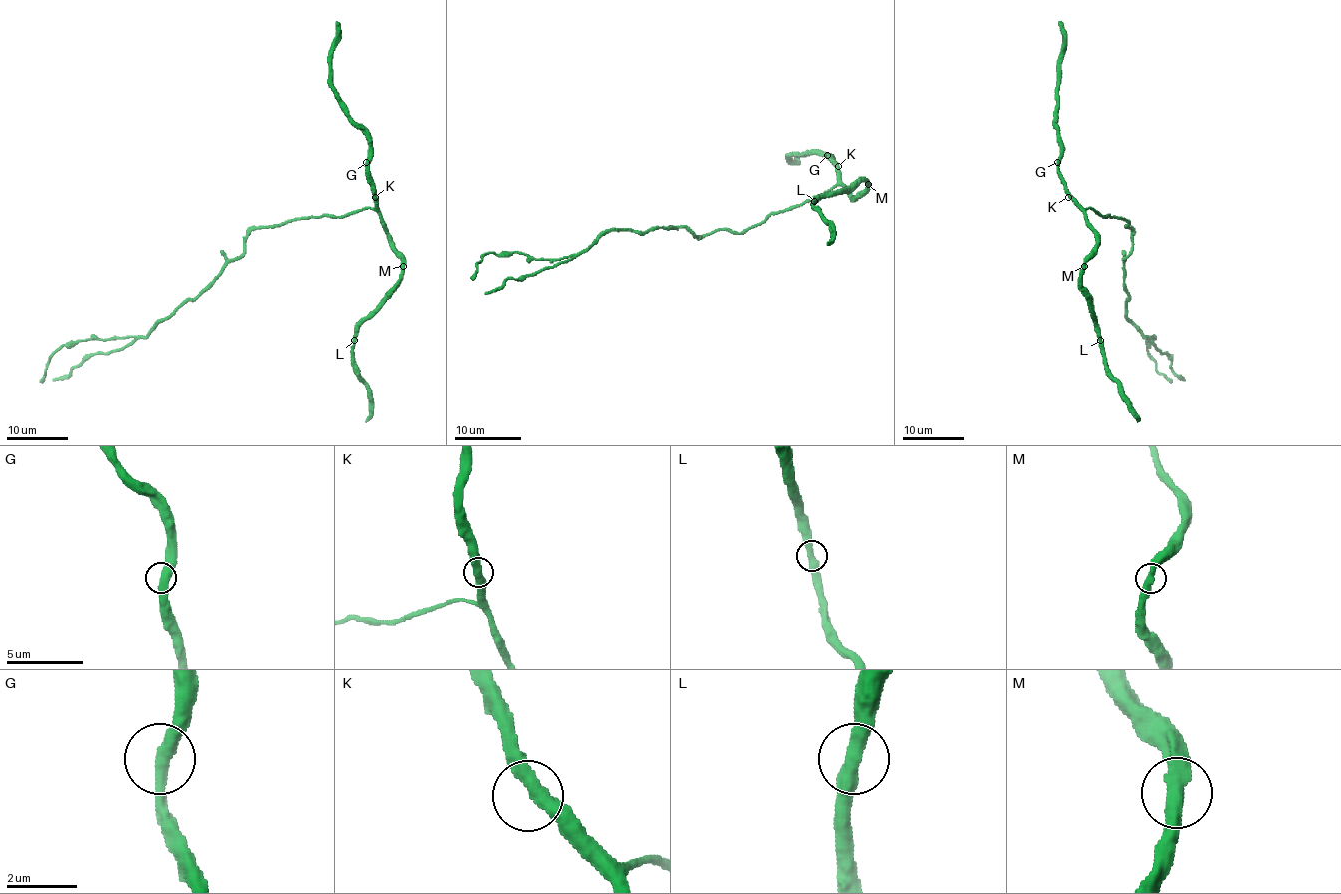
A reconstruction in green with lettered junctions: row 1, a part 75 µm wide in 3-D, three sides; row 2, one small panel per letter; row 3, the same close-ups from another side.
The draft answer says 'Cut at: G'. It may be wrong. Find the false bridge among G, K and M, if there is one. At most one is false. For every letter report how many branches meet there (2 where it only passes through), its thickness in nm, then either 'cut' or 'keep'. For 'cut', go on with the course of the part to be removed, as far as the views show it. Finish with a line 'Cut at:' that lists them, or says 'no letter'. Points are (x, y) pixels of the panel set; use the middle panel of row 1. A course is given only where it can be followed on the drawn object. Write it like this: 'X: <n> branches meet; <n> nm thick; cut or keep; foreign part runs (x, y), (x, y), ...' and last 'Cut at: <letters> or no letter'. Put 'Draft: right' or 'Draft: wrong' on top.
Draft: wrong
G: 2 branches meet; 440 nm thick; keep
K: 2 branches meet; 440 nm thick; keep
M: 2 branches meet; 440 nm thick; keep
Cut at: no letter

